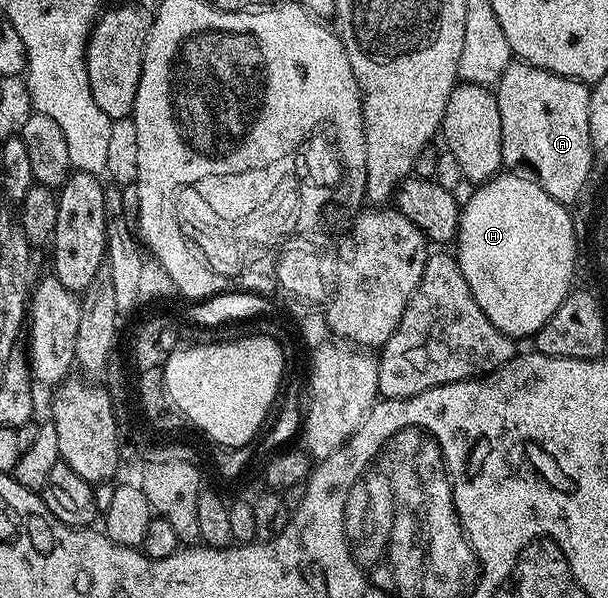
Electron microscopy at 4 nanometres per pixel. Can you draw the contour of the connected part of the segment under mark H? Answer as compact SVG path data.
M513 171L499 172L497 177L481 182L478 189L461 206L458 214L456 256L460 271L468 282L472 299L480 303L480 311L488 315L492 327L515 339L533 338L535 333L556 315L556 307L572 291L573 265L577 258L571 210L560 204L531 177Z

